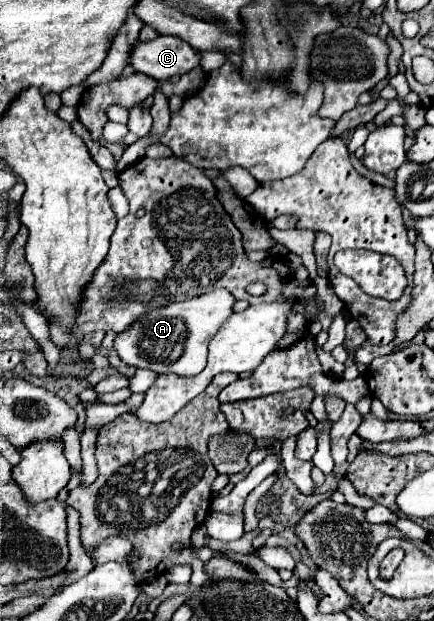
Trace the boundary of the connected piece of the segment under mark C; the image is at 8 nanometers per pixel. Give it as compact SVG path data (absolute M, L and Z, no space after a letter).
M159 35L153 41L137 41L131 53L131 67L157 81L179 79L199 67L201 55L179 37Z

